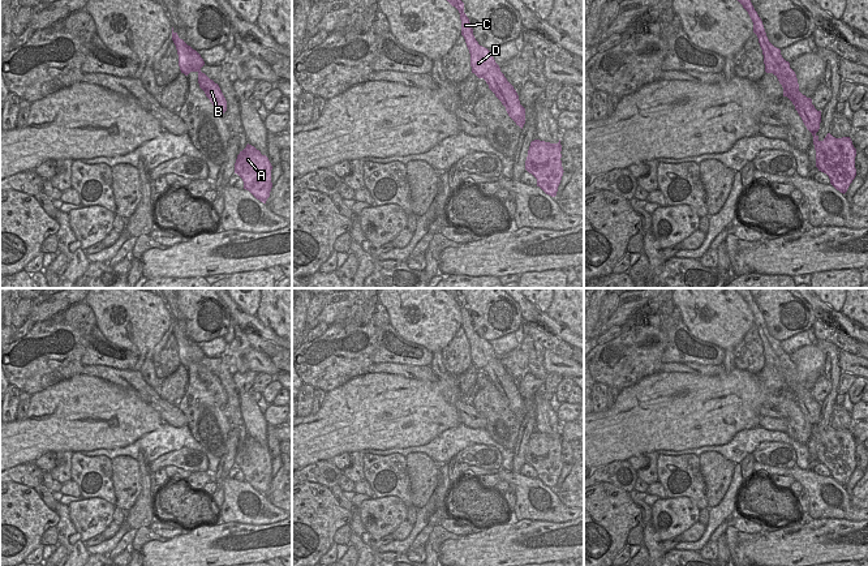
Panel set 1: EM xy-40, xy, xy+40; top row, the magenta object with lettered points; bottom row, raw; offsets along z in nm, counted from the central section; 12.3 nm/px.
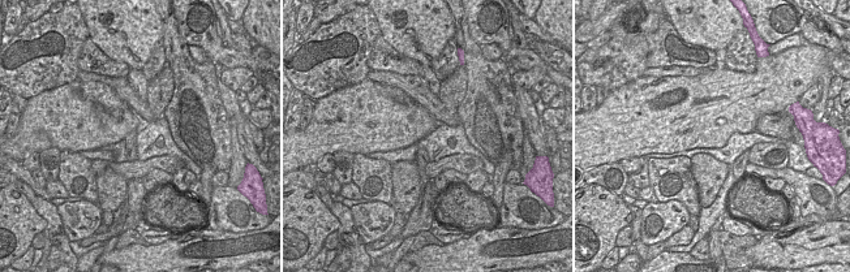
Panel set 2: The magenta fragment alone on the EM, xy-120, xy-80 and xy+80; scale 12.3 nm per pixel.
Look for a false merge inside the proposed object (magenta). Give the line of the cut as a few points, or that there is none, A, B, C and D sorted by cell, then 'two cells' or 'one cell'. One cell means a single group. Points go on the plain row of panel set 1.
no cut; A B C D; one cell

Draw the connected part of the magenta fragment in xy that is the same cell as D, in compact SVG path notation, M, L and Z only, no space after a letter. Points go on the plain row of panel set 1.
M456 288L443 290L460 305L461 327L464 329L470 346L472 365L486 373L489 381L506 399L508 408L523 421L525 416L525 400L520 396L516 382L500 364L500 360L495 355L491 344L480 338L476 333L469 310L464 305L464 295Z

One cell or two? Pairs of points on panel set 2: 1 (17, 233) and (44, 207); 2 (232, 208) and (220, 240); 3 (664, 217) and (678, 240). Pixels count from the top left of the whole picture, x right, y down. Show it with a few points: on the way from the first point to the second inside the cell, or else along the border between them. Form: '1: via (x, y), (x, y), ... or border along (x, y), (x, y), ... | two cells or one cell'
1: border along (30, 202), (46, 221), (43, 231) | two cells
2: border along (205, 225), (211, 229), (232, 232), (256, 231) | two cells
3: border along (686, 224), (664, 241) | two cells

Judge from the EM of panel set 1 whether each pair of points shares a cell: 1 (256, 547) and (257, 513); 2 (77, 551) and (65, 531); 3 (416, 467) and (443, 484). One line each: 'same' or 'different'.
1: different
2: same
3: different

